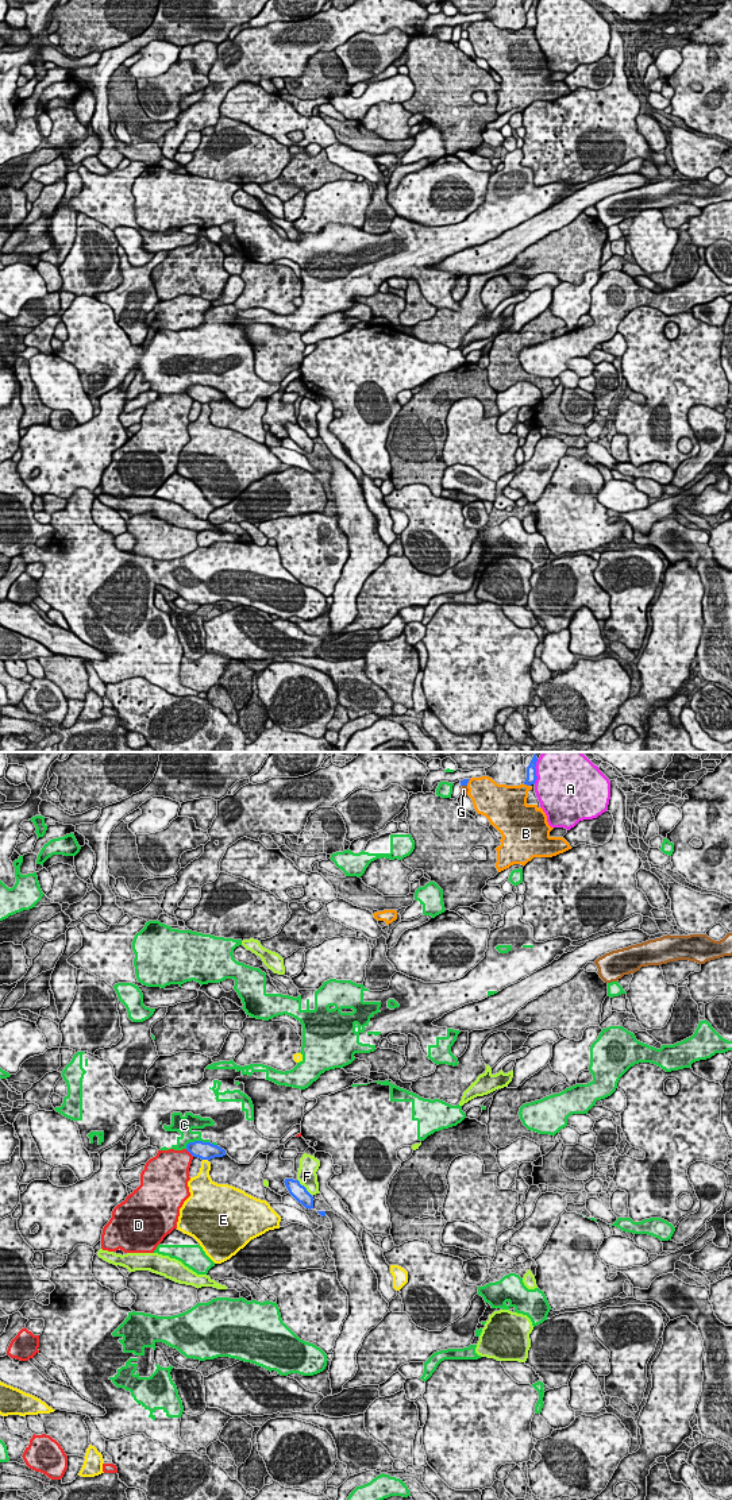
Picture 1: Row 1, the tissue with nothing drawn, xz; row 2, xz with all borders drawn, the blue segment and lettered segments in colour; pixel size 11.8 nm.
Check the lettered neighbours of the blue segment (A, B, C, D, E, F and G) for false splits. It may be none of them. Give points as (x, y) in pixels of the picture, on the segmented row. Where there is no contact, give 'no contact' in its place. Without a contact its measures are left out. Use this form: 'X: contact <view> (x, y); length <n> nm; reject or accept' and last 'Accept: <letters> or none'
A: contact xz (535, 771); length 300 nm; reject
B: contact xz (527, 785); length 100 nm; reject
C: contact xz (196, 1141); length 300 nm; reject
D: contact xz (189, 1152); length 140 nm; reject
E: contact xz (205, 1159); length 90 nm; reject
F: contact xz (304, 1187); length 260 nm; reject
G: contact xz (465, 785); length 70 nm; reject
Accept: none

